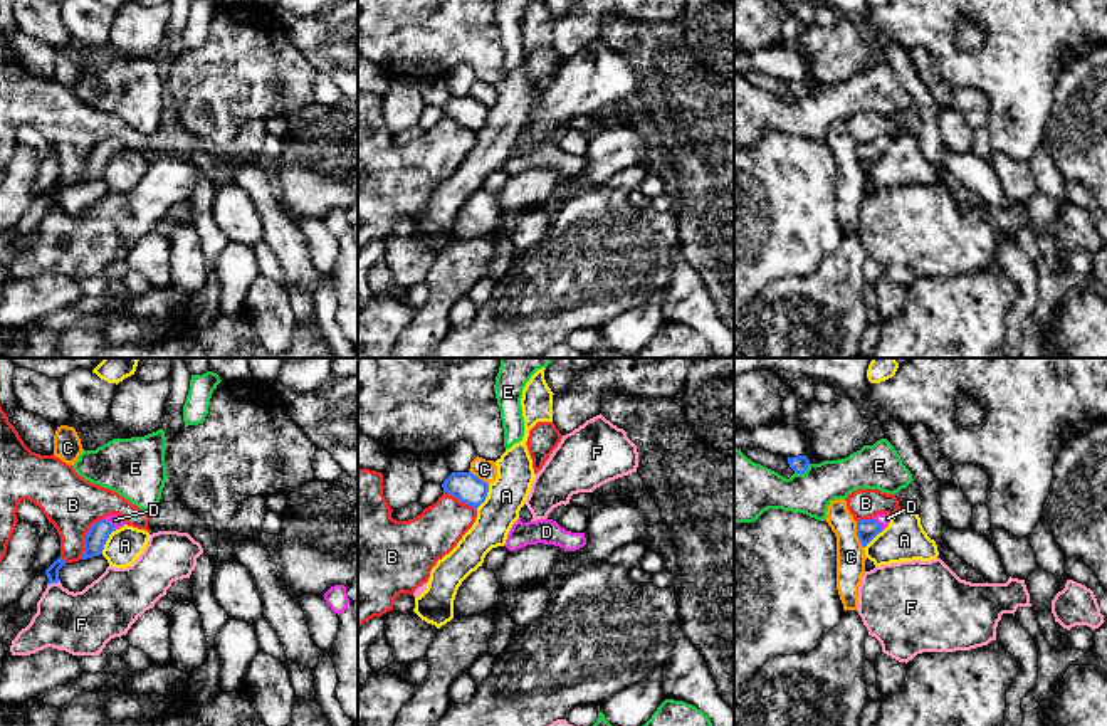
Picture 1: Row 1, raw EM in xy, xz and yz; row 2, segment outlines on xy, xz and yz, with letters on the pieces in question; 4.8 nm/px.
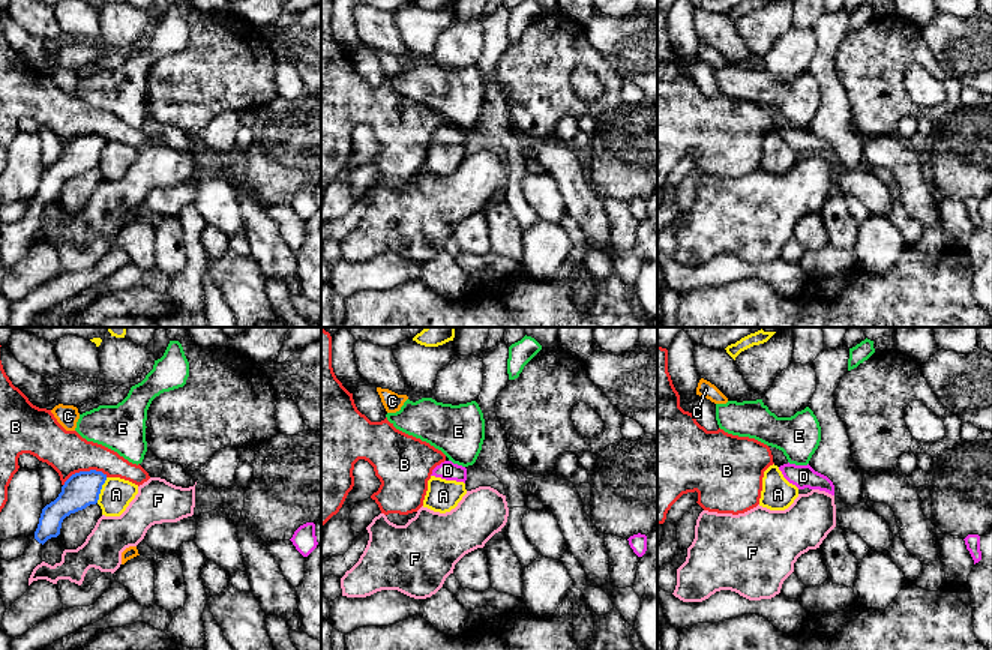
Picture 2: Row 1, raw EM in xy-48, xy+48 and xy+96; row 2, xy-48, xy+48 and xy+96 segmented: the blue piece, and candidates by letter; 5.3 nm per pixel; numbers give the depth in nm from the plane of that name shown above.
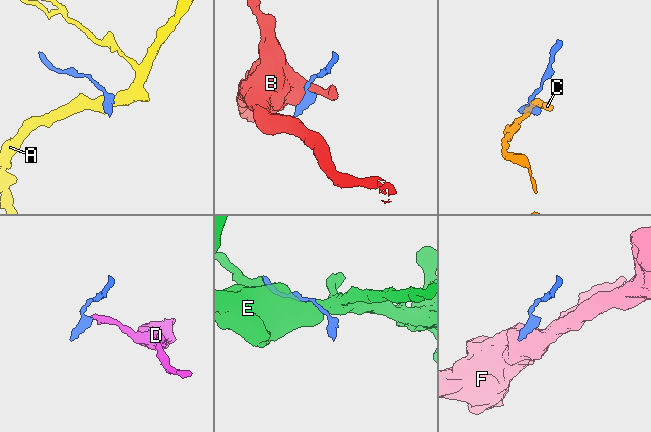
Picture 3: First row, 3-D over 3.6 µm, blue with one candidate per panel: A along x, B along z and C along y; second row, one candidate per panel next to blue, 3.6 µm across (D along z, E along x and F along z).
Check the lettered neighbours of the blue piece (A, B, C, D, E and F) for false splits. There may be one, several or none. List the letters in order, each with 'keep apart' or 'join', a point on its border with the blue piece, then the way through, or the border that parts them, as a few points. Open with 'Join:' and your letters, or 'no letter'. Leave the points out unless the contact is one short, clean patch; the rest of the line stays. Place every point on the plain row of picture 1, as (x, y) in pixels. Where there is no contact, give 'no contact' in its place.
Join: D
A: keep apart; contact xz (486, 120); border xz (489, 108), (487, 120), (476, 131)
B: keep apart; contact xy (86, 160); border xy (103, 142), (88, 155), (81, 182)
C: keep apart; contact yz (857, 158); border yz (855, 145), (855, 158), (864, 170)
D: join; contact xy (111, 148); way xy (99, 155), (111, 148), (115, 143)
E: keep apart; contact yz (803, 96)
F: keep apart; contact xy (52, 205); border xy (59, 204), (47, 209)

